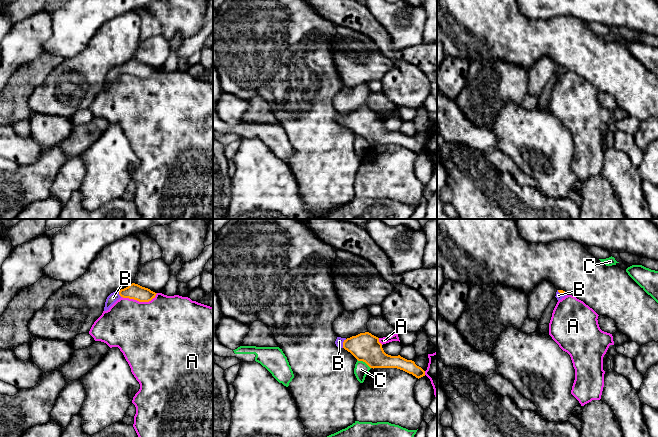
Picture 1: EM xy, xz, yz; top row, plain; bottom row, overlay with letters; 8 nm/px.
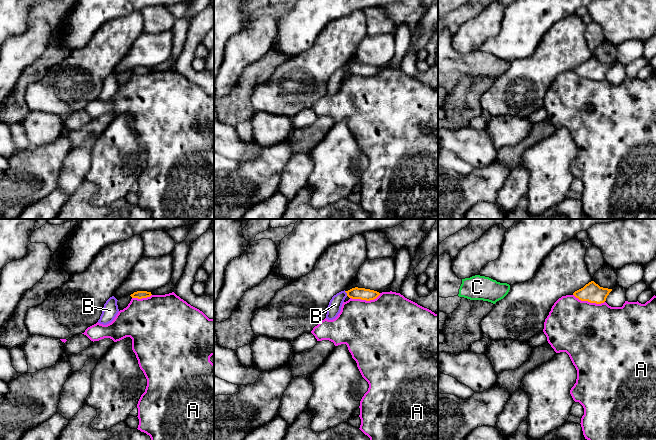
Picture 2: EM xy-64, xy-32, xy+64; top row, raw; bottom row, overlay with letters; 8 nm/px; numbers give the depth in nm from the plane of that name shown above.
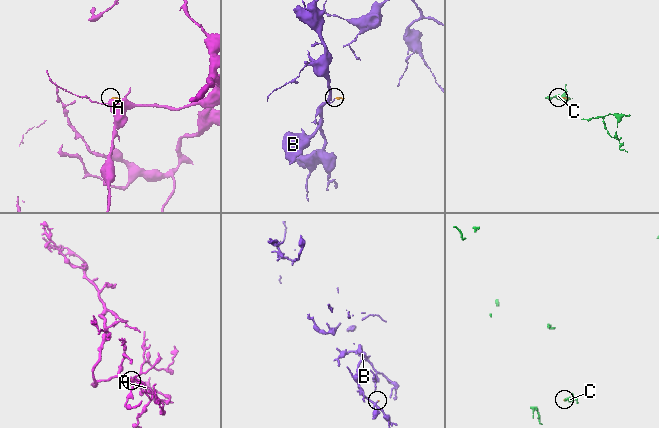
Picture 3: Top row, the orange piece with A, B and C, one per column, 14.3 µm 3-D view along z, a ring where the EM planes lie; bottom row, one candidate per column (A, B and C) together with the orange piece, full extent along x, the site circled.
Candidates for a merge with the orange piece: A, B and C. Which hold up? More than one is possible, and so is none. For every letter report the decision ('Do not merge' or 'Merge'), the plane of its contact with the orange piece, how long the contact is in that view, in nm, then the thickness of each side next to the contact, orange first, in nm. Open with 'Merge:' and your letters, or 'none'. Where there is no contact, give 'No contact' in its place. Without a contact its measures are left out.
Merge: A
A: Merge. Touches orange in xy. Shared border 300 nm. Thickness 130 nm (orange) against 480 nm
B: Do not merge. Touches orange in xz. Shared border 80 nm. Thickness 220 nm (orange) against 70 nm
C: Do not merge. Touches orange in xz. Shared border 130 nm. Thickness 220 nm (orange) against 120 nm

